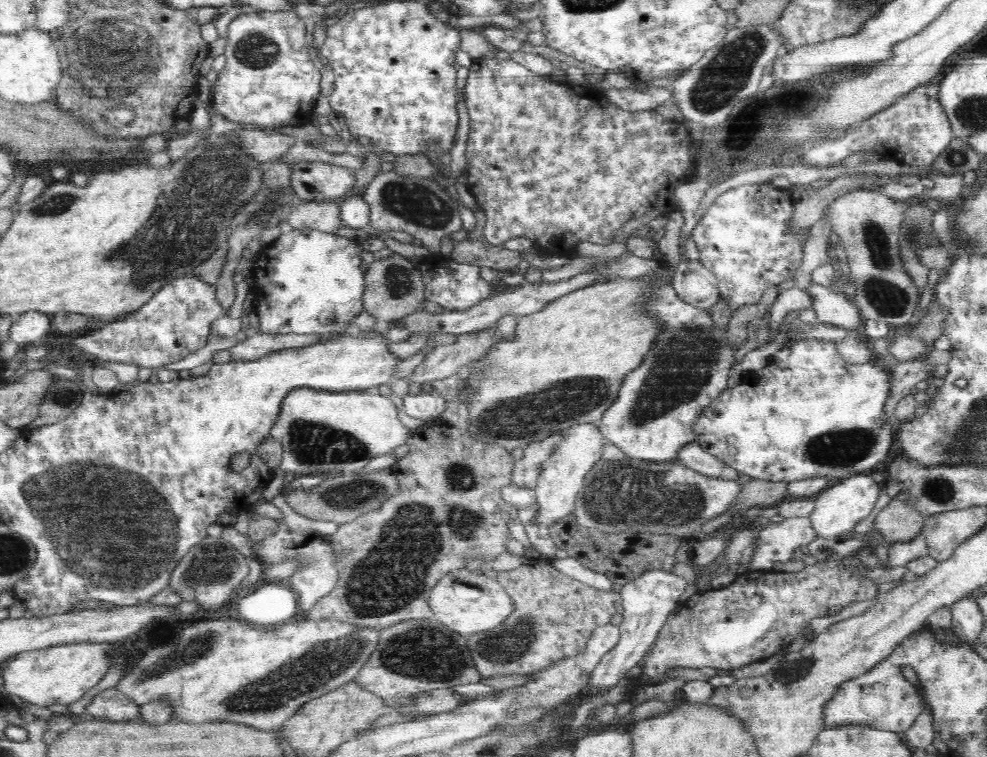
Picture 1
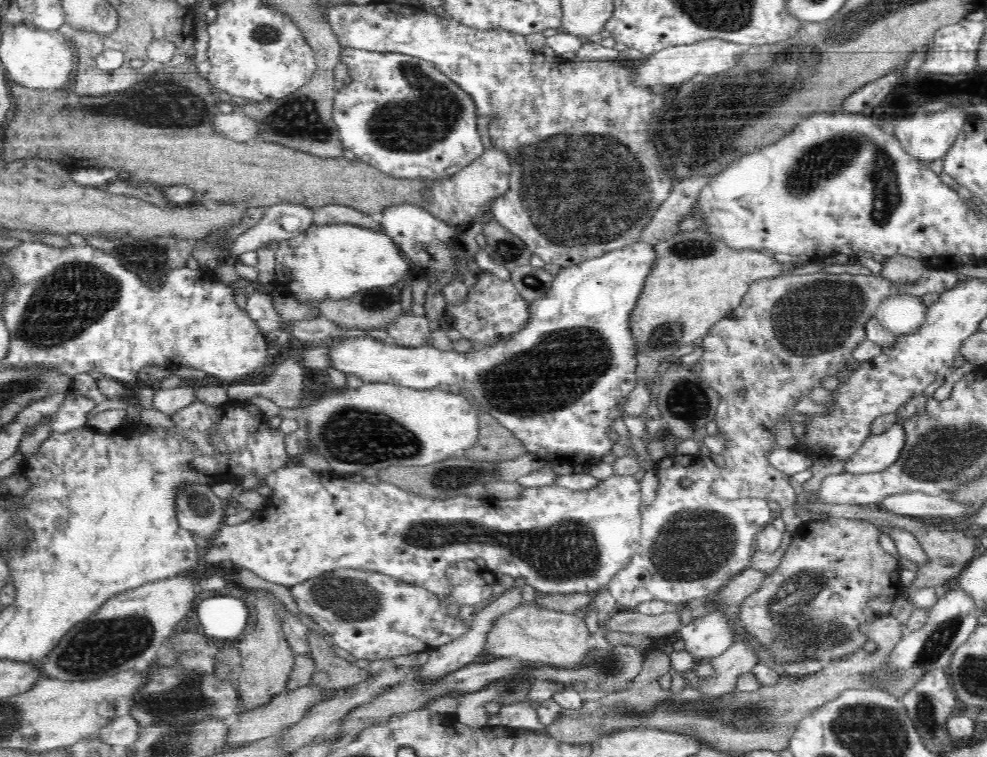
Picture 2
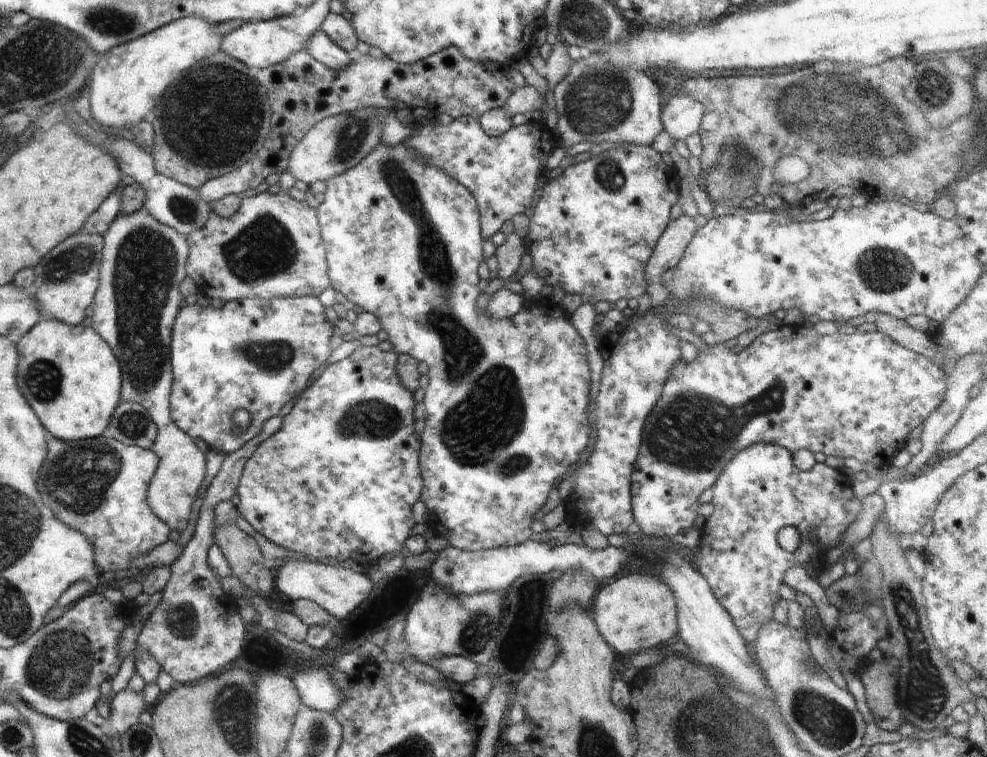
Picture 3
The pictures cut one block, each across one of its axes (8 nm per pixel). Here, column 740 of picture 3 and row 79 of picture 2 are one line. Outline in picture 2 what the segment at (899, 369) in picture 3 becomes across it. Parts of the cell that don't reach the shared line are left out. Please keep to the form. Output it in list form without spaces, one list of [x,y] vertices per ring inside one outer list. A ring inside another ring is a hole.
[[[341,48],[340,61],[348,66],[348,79],[335,94],[333,121],[340,140],[356,158],[384,174],[397,178],[447,179],[474,162],[483,152],[482,137],[476,130],[477,106],[450,77],[431,63],[398,52],[380,53]]]

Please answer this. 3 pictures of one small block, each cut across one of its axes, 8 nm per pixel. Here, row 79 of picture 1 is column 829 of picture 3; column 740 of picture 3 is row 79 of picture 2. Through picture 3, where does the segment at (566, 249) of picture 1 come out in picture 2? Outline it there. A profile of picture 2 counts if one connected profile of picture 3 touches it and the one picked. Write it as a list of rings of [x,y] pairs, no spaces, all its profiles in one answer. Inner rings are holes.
[[[351,2],[349,4],[338,4],[328,6],[326,3],[323,8],[323,16],[330,26],[333,28],[341,47],[352,49],[361,49],[362,51],[373,51],[380,53],[398,52],[402,55],[414,56],[431,63],[435,63],[436,68],[450,77],[464,92],[467,92],[477,106],[477,114],[480,116],[490,116],[493,120],[489,126],[487,133],[494,148],[505,152],[511,166],[509,174],[509,190],[490,202],[494,220],[513,232],[518,238],[521,238],[526,246],[534,253],[540,256],[545,263],[554,263],[561,268],[568,268],[592,258],[598,258],[606,252],[624,248],[632,242],[637,242],[641,232],[651,223],[654,213],[660,208],[660,205],[671,194],[672,187],[676,183],[672,173],[668,172],[669,167],[662,162],[656,146],[652,140],[648,140],[650,134],[650,124],[652,120],[659,118],[660,110],[664,106],[664,96],[652,94],[651,87],[643,87],[634,83],[634,73],[622,68],[616,64],[614,60],[591,60],[583,61],[582,59],[567,60],[562,62],[551,62],[550,58],[542,53],[530,49],[526,44],[525,36],[516,32],[508,32],[502,29],[482,30],[466,26],[454,19],[447,18],[444,14],[437,11],[428,13],[422,8],[410,6],[408,3],[397,4],[390,2],[370,2],[365,5],[356,5]]]

